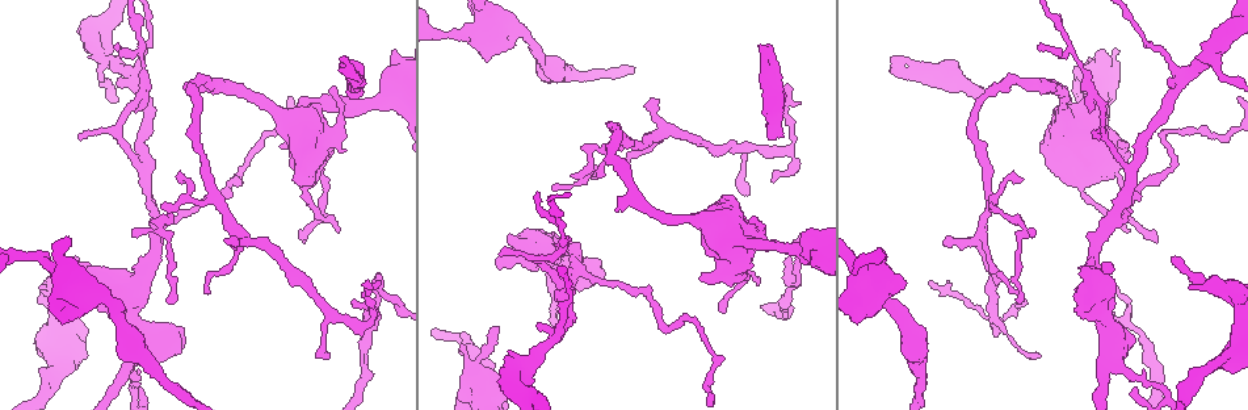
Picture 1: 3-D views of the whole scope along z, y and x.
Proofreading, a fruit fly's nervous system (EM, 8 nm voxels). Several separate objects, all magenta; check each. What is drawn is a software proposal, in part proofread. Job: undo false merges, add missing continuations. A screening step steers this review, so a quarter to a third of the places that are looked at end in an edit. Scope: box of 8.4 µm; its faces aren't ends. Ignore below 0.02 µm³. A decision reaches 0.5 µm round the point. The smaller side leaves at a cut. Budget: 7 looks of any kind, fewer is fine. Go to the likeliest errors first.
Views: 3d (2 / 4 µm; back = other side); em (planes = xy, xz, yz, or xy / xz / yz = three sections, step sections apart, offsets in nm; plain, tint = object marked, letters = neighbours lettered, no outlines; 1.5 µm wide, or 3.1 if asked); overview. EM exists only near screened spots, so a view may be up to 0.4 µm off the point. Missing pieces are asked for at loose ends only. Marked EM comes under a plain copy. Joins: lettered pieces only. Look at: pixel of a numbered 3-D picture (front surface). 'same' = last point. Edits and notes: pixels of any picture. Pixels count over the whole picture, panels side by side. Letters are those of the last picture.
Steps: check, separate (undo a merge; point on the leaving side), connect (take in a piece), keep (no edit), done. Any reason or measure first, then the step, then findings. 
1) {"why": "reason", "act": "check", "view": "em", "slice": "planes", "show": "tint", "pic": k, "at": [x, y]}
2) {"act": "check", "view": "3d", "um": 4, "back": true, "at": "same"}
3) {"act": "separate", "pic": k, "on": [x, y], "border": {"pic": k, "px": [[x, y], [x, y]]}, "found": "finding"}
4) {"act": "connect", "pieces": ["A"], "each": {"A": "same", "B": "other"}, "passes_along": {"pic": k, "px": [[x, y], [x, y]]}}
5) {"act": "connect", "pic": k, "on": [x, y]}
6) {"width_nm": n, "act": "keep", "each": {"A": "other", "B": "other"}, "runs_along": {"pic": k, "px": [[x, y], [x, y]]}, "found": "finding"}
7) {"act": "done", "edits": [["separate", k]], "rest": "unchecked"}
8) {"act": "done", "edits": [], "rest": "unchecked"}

{"why": "free end", "act": "check", "view": "3d", "um": 2, "pic": 1, "at": [892, 56]}

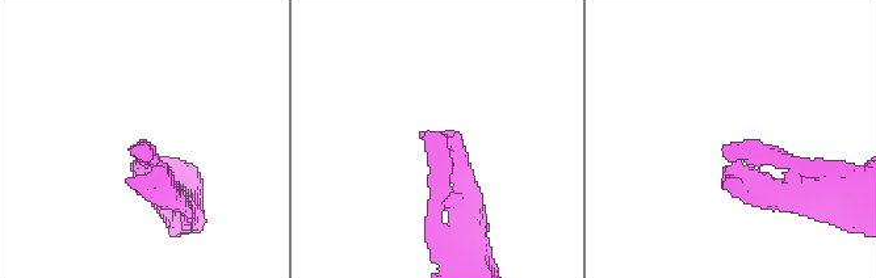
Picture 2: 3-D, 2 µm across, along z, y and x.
{"act": "check", "view": "em", "slice": "planes", "show": "tint", "pic": 2, "at": [735, 149]}

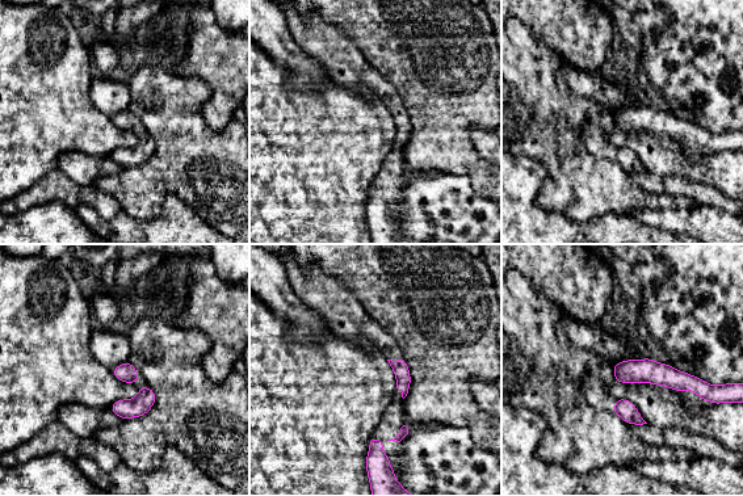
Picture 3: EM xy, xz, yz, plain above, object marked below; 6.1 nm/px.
{"why": "what lies round it", "act": "check", "view": "em", "slice": "planes", "show": "letters", "at": "same"}

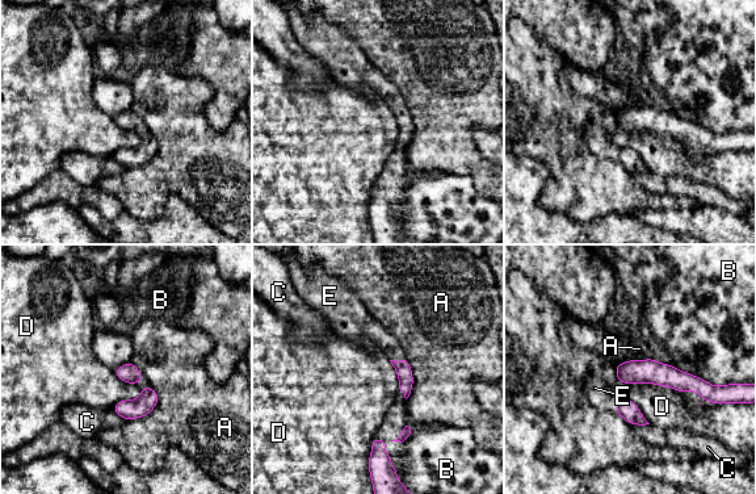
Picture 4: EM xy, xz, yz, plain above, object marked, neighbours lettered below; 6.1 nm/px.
{"act": "connect", "pieces": ["E"], "each": {"A": "other", "B": "other", "C": "other", "D": "other", "E": "same"}, "passes_along": {"pic": 4, "px": [[404, 373], [397, 361], [369, 331]]}, "found": "the neuron continues"}

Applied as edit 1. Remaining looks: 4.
{"why": "thick end", "act": "check", "view": "3d", "um": 4, "pic": 1, "at": [459, 345]}

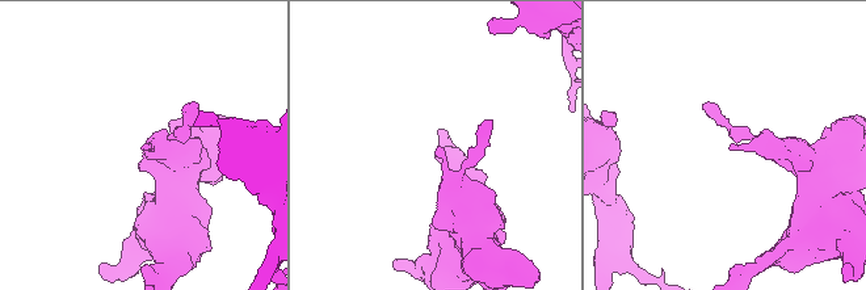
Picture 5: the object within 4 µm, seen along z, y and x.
{"why": "now the EM", "act": "check", "view": "em", "slice": "planes", "show": "letters", "pic": 5, "at": [730, 147]}

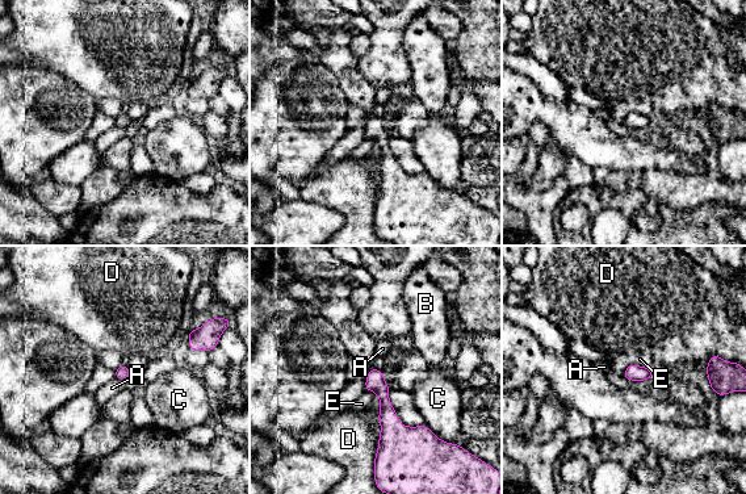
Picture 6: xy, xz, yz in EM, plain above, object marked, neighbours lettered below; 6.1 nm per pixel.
{"act": "keep", "each": {"A": "other", "B": "other", "C": "other", "D": "other", "E": "other"}, "border": {"pic": 6, "px": [[652, 368], [629, 364], [621, 375]]}, "found": "no lettered piece goes on from it"}

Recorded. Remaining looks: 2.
{"why": "sharp bend", "act": "check", "view": "3d", "um": 4, "pic": 1, "at": [1182, 77]}

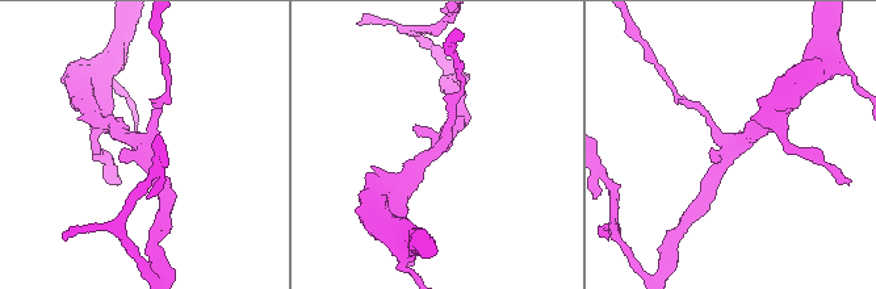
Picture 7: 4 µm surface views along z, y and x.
{"arms": 3, "act": "check", "view": "em", "slice": "planes", "show": "letters", "pic": 7, "at": [439, 147]}

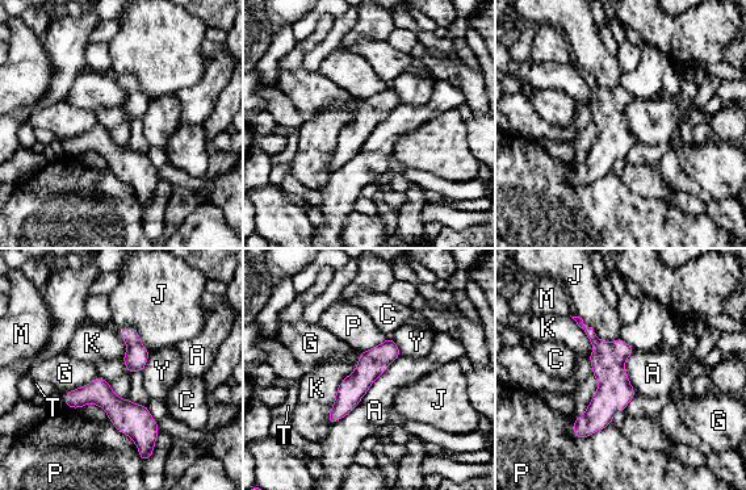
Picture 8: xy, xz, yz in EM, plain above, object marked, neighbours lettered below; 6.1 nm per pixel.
{"act": "keep", "each": {"A": "other", "C": "other", "G": "other", "J": "other", "K": "other", "M": "other", "P": "other", "T": "other", "Y": "other"}, "border": {"pic": 8, "px": [[401, 355], [360, 402], [331, 424]]}, "found": "all the same neuron"}

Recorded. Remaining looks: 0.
{"act": "done", "edits": [["connect", 4]], "rest": "unchecked"}

